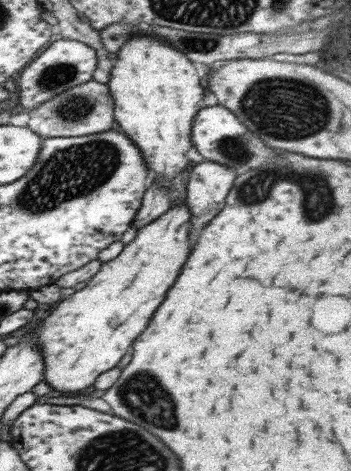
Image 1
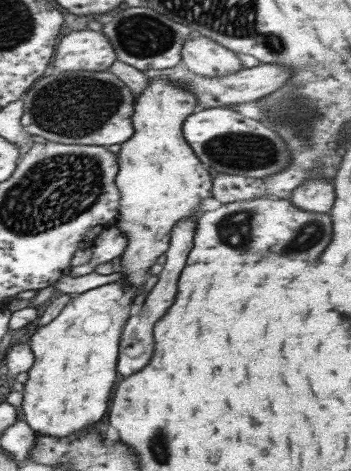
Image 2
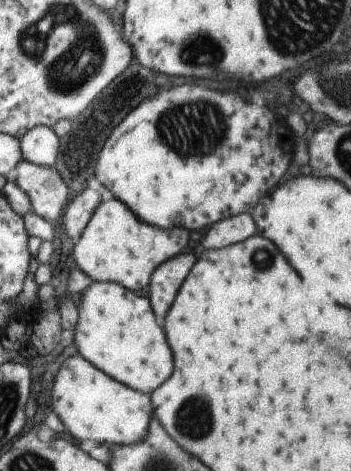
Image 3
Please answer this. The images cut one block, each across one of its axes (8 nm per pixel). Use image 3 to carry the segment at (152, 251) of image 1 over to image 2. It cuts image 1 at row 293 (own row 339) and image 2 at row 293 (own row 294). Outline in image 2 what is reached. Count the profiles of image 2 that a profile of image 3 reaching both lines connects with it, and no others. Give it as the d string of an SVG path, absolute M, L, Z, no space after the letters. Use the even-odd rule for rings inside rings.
M111 282L107 286L99 286L77 294L71 302L55 316L49 324L35 330L29 338L29 348L35 356L33 366L27 370L27 380L23 388L23 404L19 408L19 416L33 428L37 436L53 436L67 438L77 432L85 432L85 428L93 426L99 418L103 418L109 402L111 388L115 384L117 374L117 342L121 338L121 330L129 316L129 306L137 294L137 288L125 282Z

